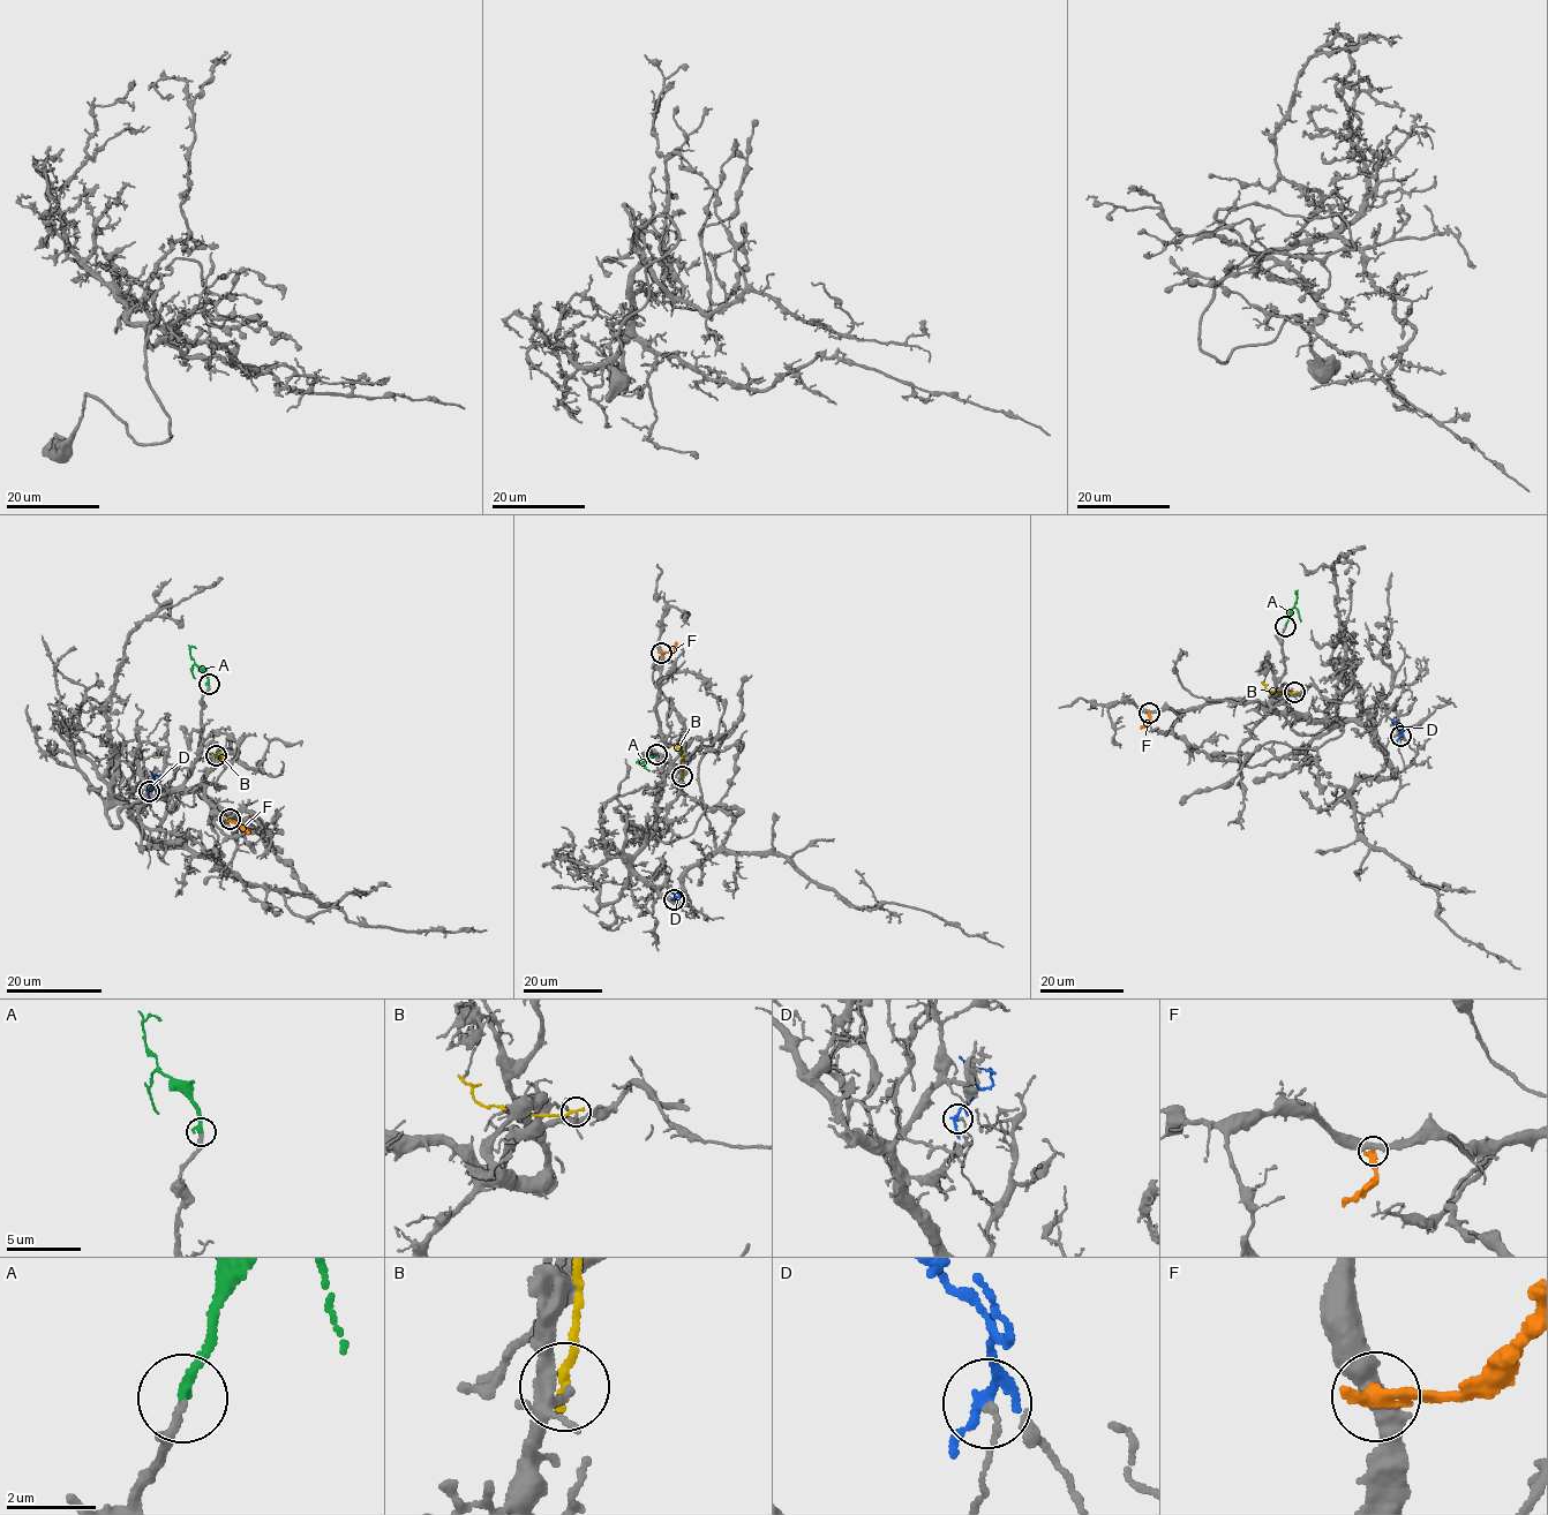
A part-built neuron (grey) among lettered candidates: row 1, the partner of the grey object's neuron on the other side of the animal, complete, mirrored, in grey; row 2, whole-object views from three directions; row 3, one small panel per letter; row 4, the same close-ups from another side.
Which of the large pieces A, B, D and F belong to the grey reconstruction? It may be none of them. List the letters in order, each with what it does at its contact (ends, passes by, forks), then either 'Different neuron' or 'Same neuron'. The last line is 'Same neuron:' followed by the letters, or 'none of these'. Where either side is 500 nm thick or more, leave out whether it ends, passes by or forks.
A: It ends there. Same neuron
B: It ends there. Different neuron
D: It forks there. Different neuron
F: It ends there. Different neuron
Same neuron: A

